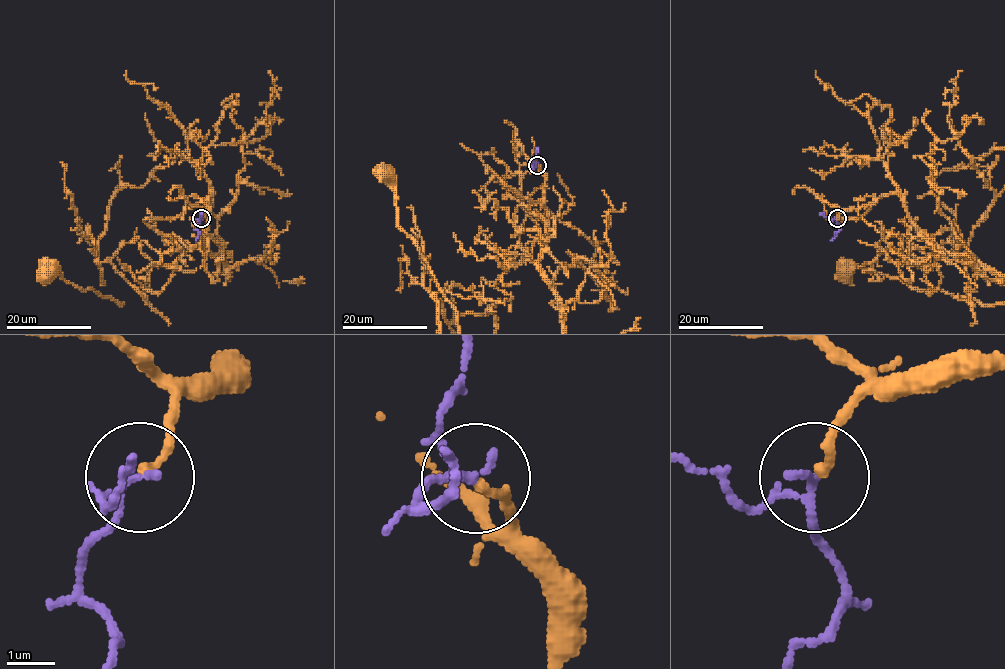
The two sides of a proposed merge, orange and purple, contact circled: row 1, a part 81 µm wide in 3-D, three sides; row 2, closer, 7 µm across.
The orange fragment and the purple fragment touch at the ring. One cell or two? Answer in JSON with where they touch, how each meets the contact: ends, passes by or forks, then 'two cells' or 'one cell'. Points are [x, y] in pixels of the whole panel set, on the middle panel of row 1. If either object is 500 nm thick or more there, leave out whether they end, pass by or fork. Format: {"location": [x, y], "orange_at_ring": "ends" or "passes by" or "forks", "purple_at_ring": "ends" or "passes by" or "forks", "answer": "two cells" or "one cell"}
{"location": [537, 165], "orange_at_ring": "ends", "purple_at_ring": "passes by", "answer": "one cell"}

